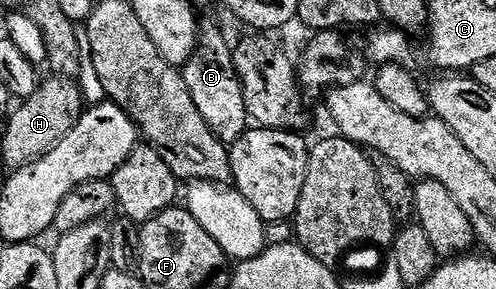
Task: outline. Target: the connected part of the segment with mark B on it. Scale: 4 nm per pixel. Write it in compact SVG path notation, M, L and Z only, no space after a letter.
M200 26L197 49L183 66L183 72L187 91L191 91L191 99L195 99L195 107L199 107L199 115L203 115L207 127L211 127L211 131L226 147L233 145L250 128L251 122L247 103L243 103L243 87L235 71L233 51L230 42L225 42L219 26Z

